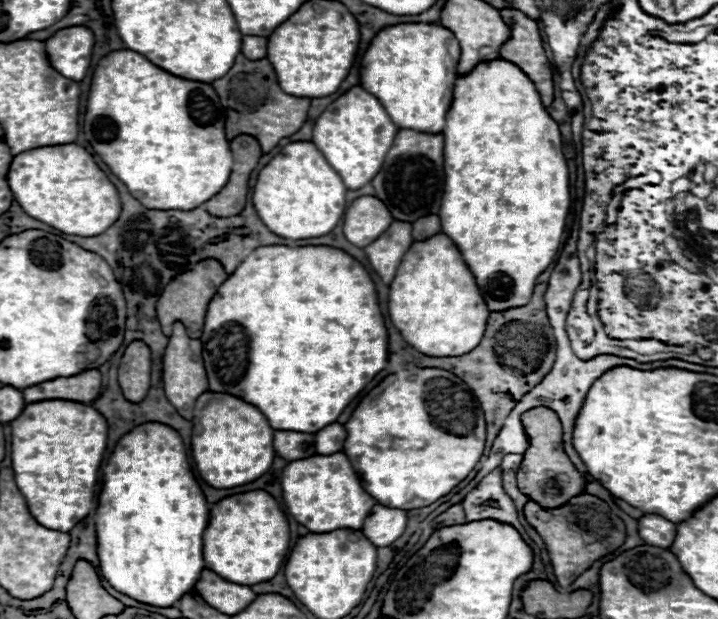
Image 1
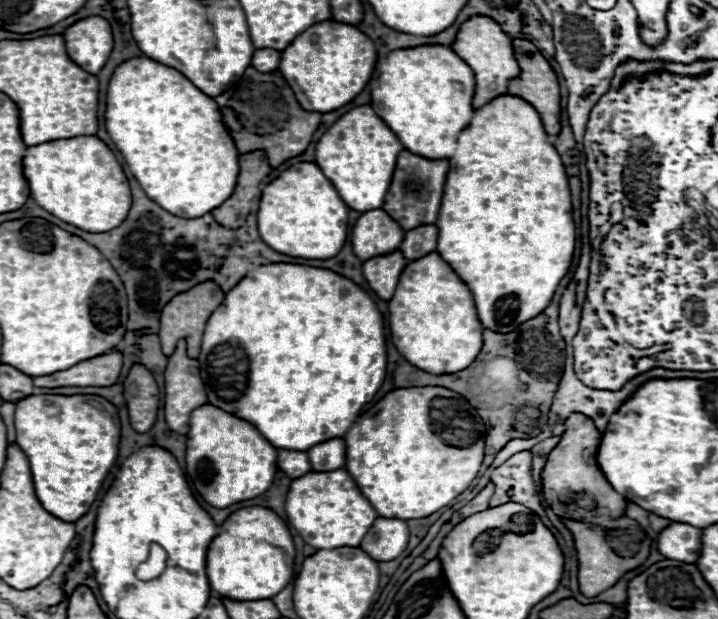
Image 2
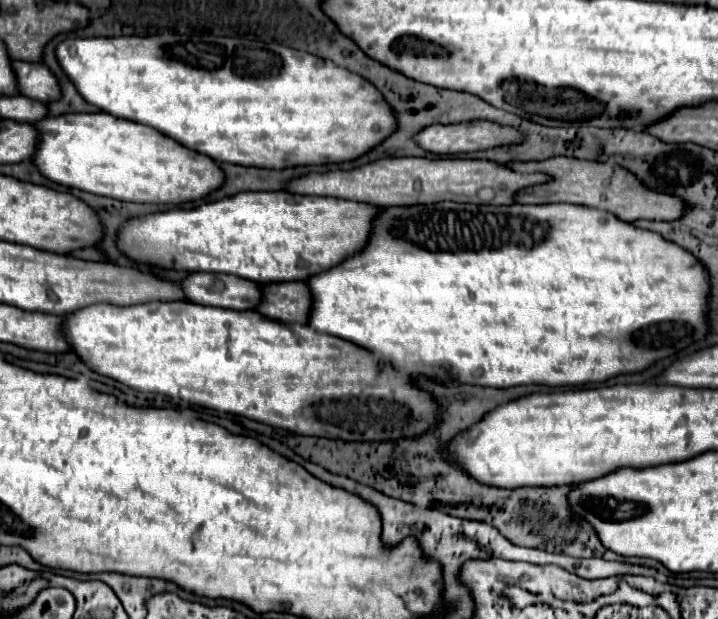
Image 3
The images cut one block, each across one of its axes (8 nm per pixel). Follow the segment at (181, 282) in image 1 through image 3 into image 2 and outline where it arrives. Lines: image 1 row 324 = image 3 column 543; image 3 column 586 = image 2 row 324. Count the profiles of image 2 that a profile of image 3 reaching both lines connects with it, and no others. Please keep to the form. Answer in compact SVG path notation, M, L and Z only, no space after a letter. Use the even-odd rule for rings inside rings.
M202 282L194 288L190 288L188 292L182 292L178 296L174 296L164 308L162 308L162 314L160 314L160 344L162 344L162 352L166 356L170 356L176 348L176 342L180 338L186 338L188 342L188 356L190 358L196 358L200 354L200 344L202 344L202 334L204 334L204 326L210 318L210 314L222 304L224 300L224 292L218 288L218 284L214 282Z

